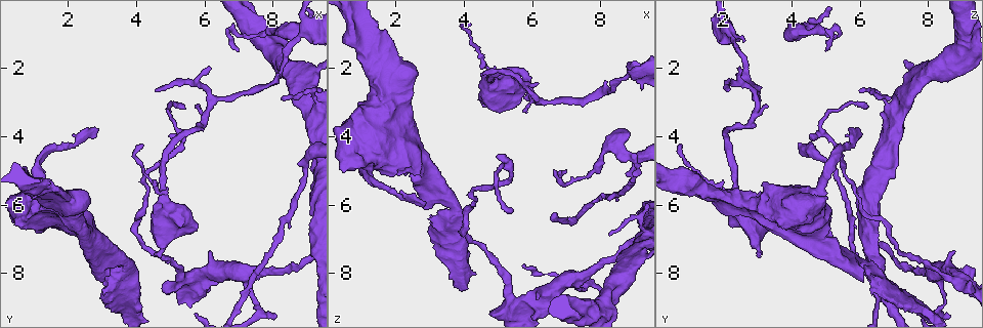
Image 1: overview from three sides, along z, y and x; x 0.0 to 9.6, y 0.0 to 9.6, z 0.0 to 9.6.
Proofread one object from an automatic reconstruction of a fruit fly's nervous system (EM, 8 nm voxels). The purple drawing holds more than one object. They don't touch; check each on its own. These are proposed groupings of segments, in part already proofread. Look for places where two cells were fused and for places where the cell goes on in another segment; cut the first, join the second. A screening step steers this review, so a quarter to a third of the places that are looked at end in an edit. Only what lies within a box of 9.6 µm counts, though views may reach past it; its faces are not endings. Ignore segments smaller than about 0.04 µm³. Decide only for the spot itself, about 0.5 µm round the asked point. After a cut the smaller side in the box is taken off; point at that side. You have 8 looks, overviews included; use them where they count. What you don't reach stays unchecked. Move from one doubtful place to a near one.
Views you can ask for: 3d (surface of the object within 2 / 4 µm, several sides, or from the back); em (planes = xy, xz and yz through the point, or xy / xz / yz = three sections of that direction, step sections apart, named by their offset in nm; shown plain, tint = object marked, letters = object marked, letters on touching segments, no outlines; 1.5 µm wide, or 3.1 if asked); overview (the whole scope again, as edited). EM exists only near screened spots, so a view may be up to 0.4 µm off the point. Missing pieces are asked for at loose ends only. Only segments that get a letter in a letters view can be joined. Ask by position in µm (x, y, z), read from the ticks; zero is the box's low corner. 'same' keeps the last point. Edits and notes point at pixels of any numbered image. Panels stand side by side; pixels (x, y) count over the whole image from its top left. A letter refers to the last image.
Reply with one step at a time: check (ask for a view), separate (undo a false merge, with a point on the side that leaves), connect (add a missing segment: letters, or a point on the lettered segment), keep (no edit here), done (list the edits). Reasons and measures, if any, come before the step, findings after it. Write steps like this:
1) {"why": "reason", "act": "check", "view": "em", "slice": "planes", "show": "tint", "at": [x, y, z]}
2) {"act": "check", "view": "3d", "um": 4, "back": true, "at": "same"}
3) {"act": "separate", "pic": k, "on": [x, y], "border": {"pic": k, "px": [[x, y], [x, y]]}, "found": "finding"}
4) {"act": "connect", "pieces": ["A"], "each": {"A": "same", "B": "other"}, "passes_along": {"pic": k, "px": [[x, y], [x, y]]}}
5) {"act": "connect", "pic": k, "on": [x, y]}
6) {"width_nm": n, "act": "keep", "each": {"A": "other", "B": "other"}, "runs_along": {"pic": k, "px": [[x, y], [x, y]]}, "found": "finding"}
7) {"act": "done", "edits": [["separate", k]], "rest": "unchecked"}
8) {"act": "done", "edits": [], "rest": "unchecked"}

{"why": "abrupt turn", "act": "check", "view": "3d", "um": 4, "back": true, "at": [5.80, 3.80, 2.10]}

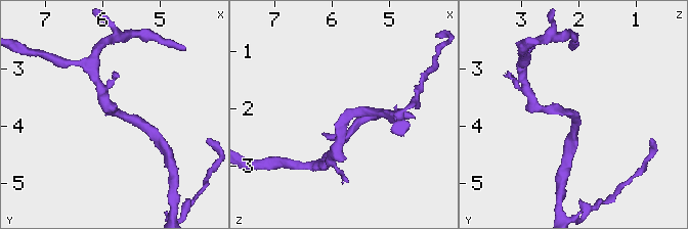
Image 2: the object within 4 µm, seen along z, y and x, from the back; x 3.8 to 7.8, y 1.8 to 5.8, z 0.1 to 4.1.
{"arm_widths_nm": [170, 180], "why": "need the tissue", "act": "check", "view": "em", "slice": "planes", "show": "tint", "at": [5.70, 3.80, 2.15]}

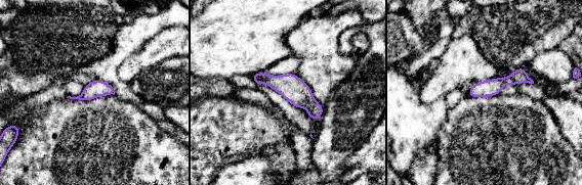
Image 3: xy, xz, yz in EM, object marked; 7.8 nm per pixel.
{"act": "check", "view": "em", "slice": "planes", "show": "letters", "at": "same"}

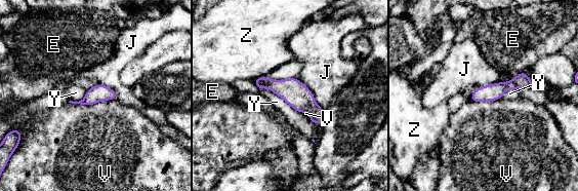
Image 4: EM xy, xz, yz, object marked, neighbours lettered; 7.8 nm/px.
{"width_nm": 130, "act": "keep", "each": {"E": "other", "J": "other", "V": "other", "Y": "other", "Z": "other"}, "border": {"pic": 4, "px": [[259, 89], [270, 88], [301, 114]]}, "found": "one cell here"}

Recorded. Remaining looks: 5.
{"why": "sharp bend", "act": "check", "view": "3d", "um": 4, "at": [5.30, 8.20, 8.70]}

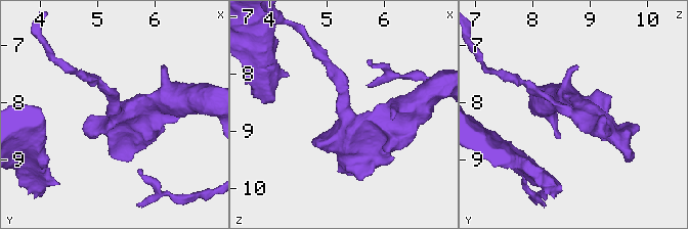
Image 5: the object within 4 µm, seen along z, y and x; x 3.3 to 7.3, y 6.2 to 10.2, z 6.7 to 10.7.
{"why": "now the EM", "act": "check", "view": "em", "slice": "yz", "step": 8, "show": "tint", "at": [5.35, 8.20, 8.70]}

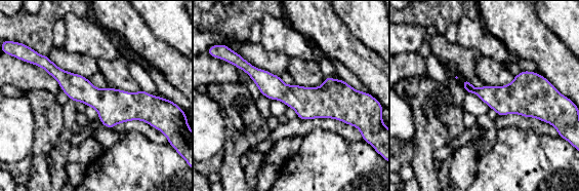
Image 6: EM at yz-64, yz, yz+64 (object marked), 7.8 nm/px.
{"act": "check", "view": "em", "slice": "planes", "show": "letters", "at": "same"}

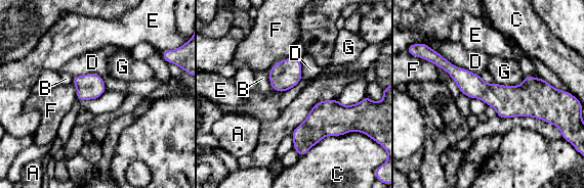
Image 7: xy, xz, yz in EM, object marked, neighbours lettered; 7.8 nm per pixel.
{"act": "keep", "each": {"A": "other", "B": "other", "C": "other", "D": "other", "E": "other", "F": "other", "G": "other"}, "runs_along": {"pic": 7, "px": [[443, 64], [491, 94], [555, 92]]}, "found": "one cell here"}

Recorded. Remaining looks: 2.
{"why": "tapers out", "act": "check", "view": "em", "slice": "xz", "step": 4, "show": "letters", "at": [4.15, 4.15, 0.80]}

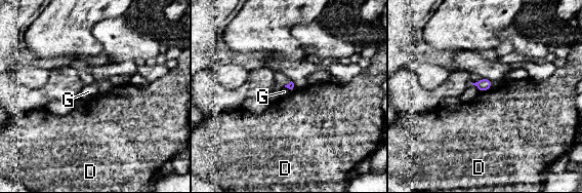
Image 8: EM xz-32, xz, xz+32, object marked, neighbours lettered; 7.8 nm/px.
{"act": "check", "view": "em", "slice": "planes", "show": "letters", "at": "same"}

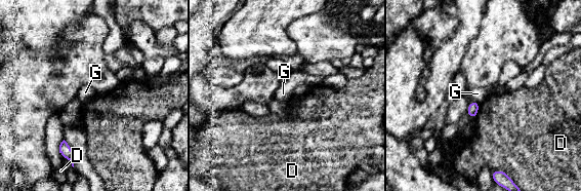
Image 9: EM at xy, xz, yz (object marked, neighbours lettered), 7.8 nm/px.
{"act": "keep", "each": {"D": "other", "G": "other"}, "found": "none of them fits"}

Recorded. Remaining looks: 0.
{"act": "done", "edits": [], "rest": "unchecked"}

